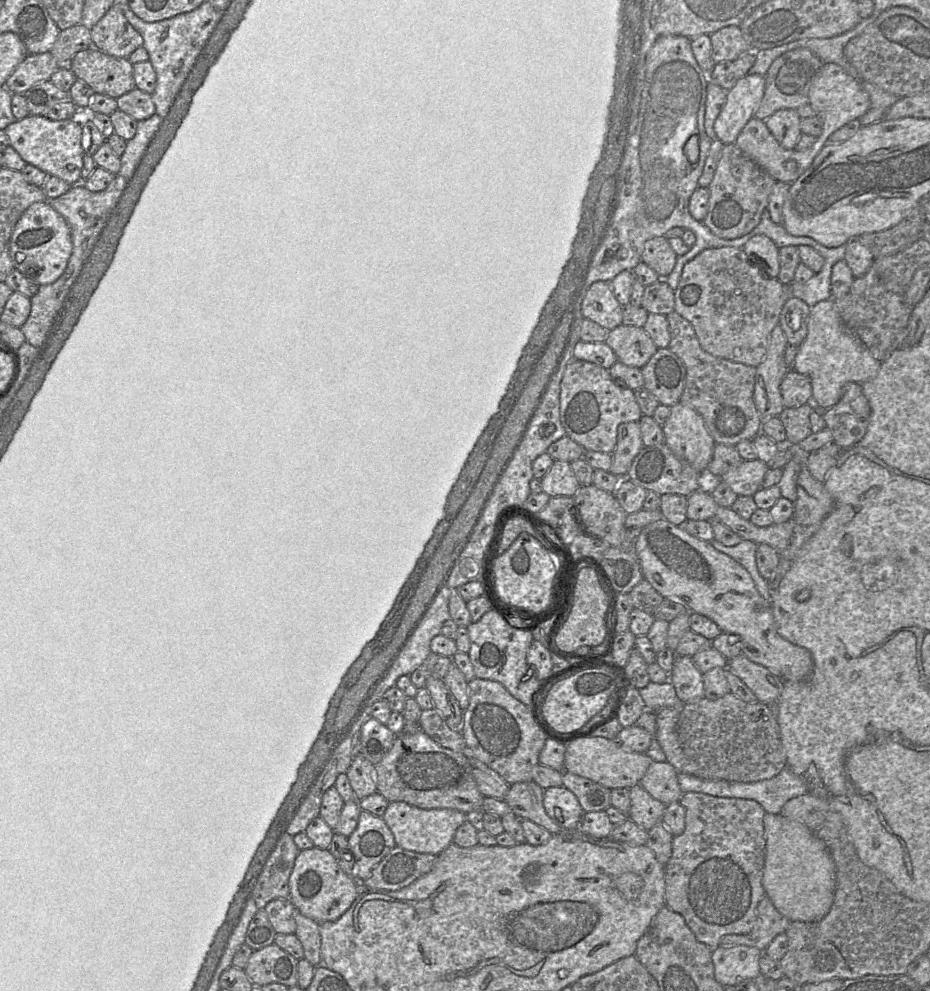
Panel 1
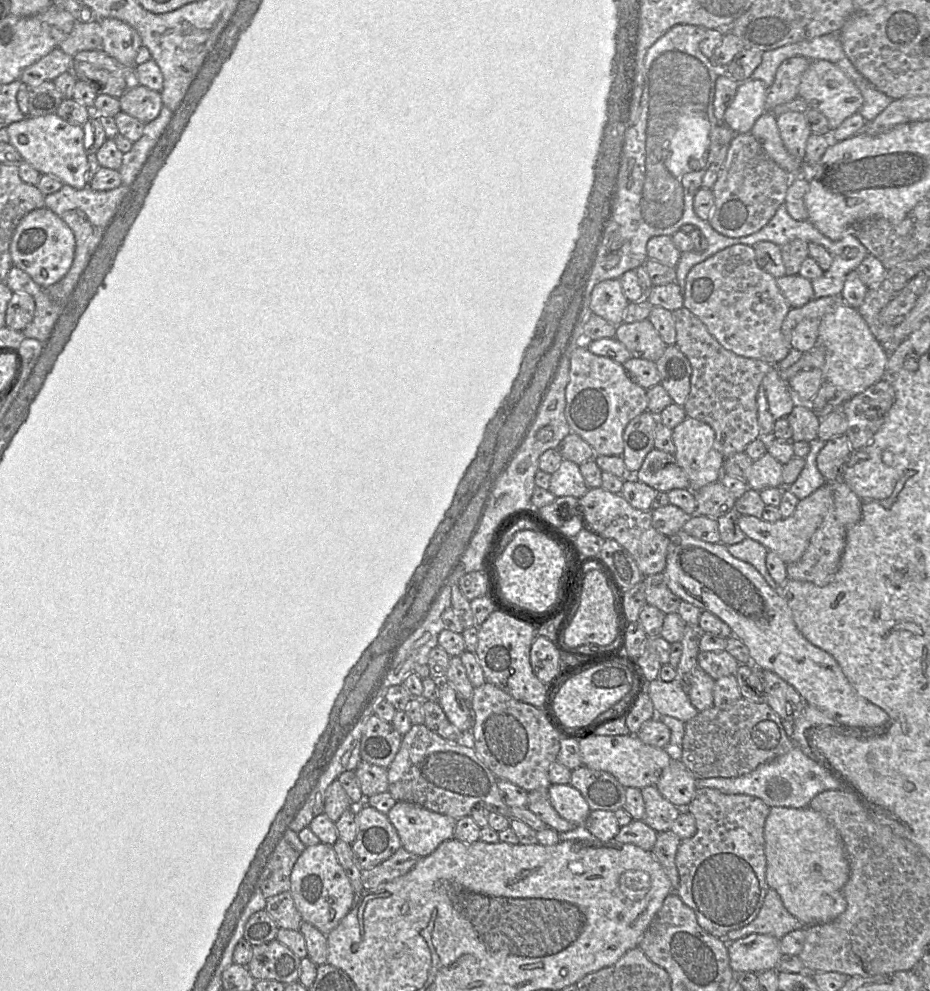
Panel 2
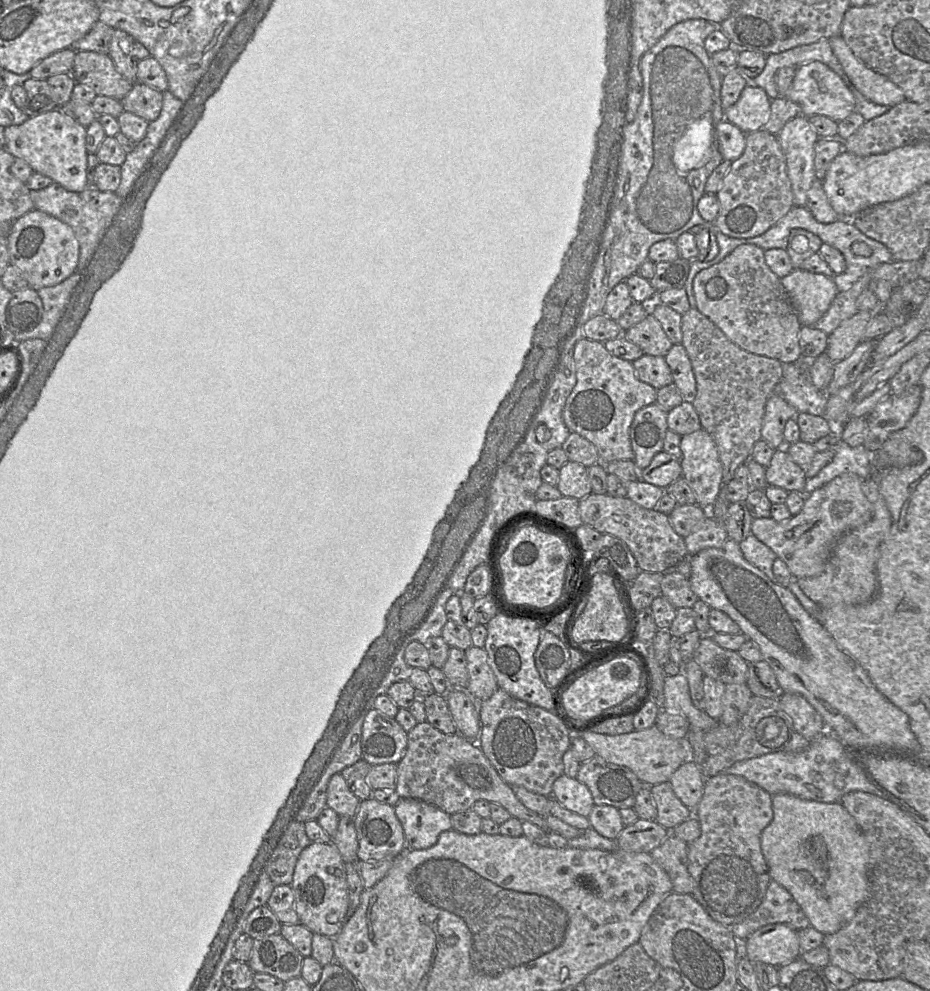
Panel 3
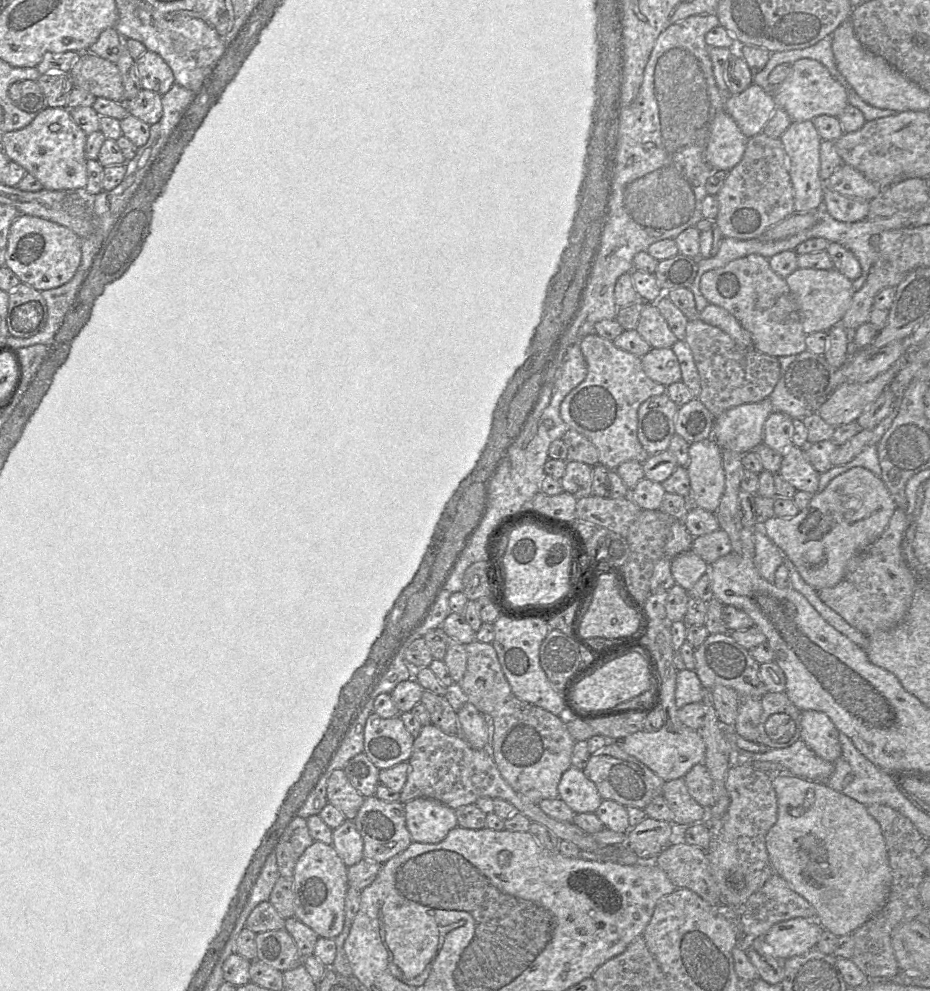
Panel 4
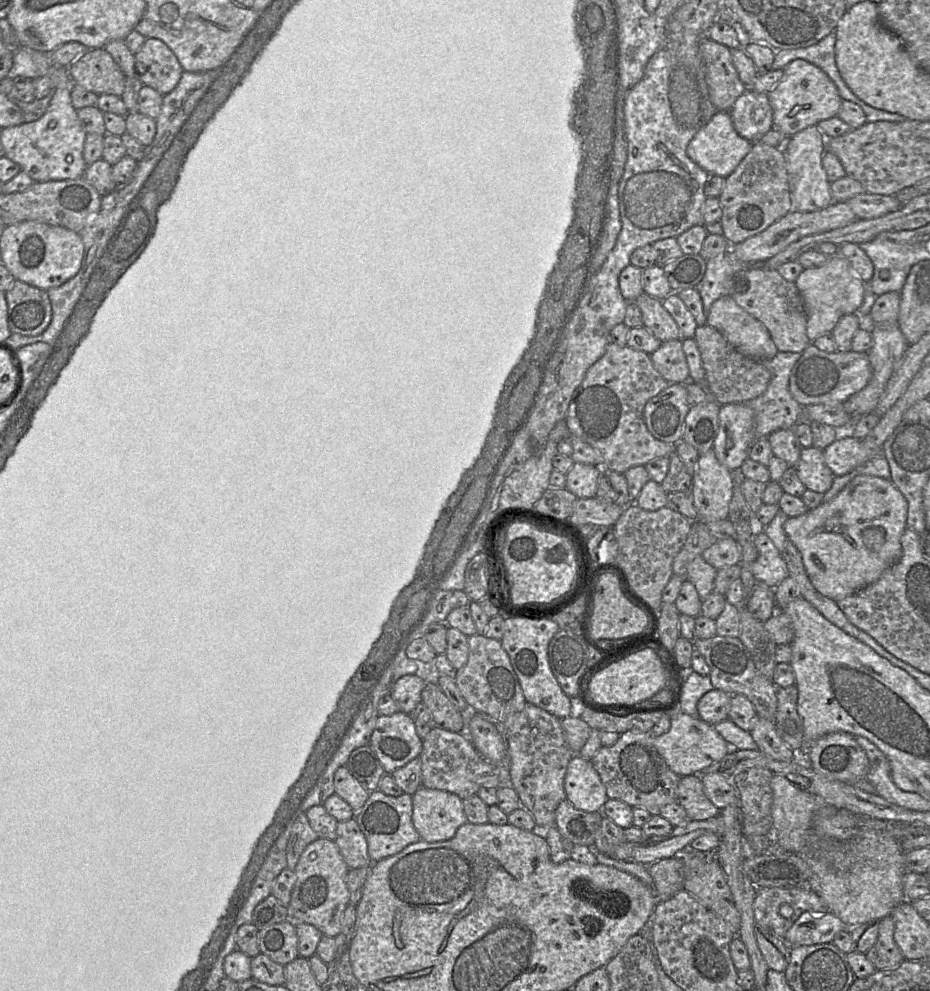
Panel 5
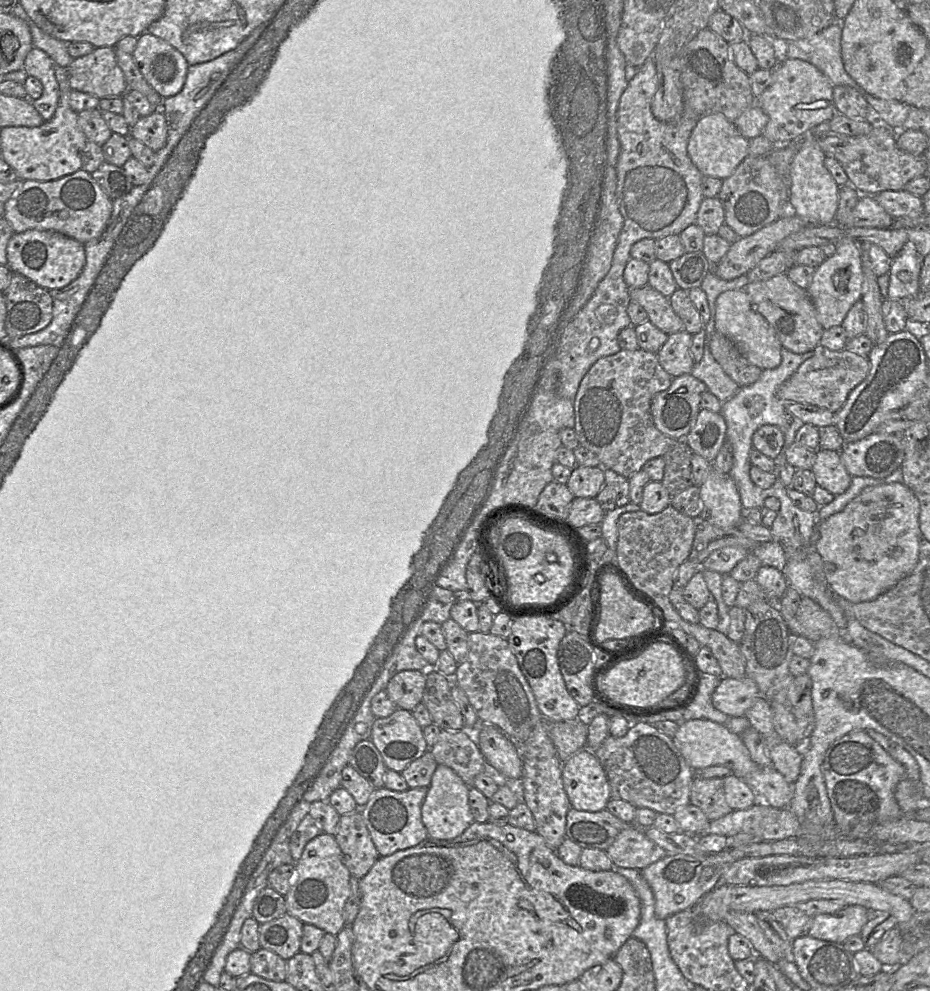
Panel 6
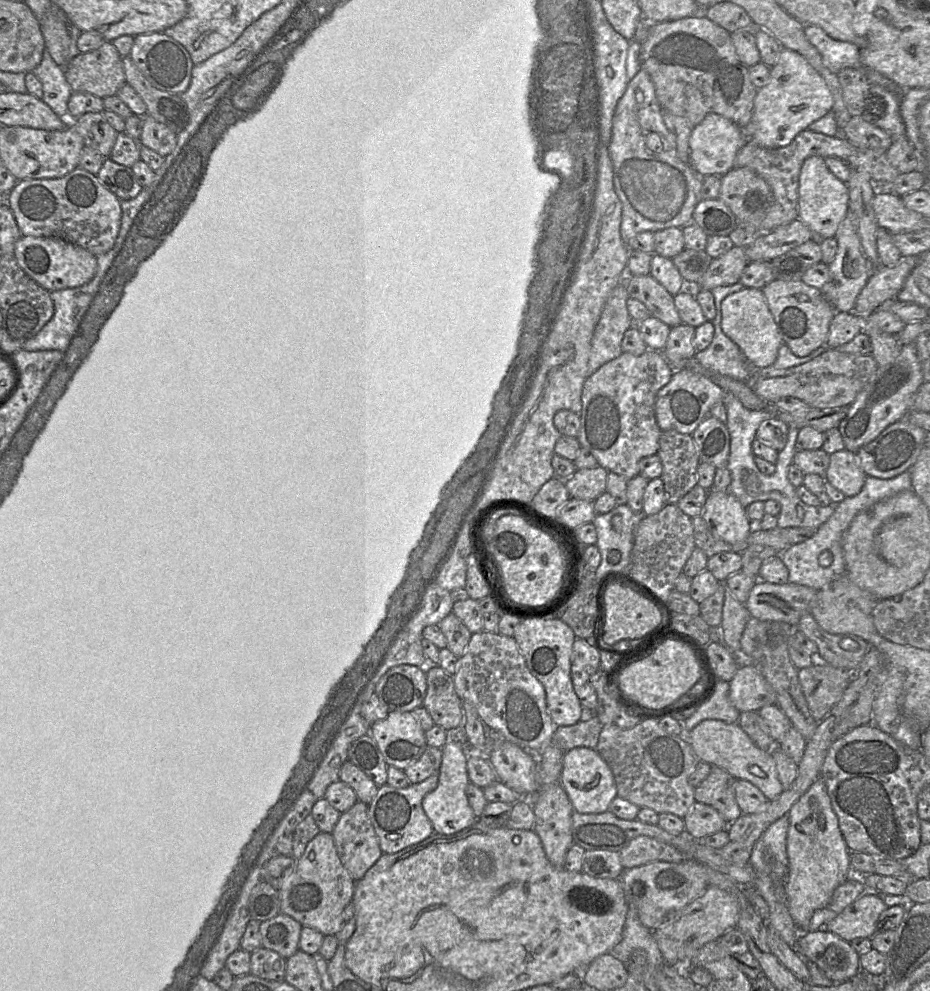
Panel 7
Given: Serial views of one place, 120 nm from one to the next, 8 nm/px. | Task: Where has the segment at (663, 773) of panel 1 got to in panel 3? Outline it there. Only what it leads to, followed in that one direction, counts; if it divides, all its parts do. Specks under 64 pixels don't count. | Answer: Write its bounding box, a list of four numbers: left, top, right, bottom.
[669,758,705,810]

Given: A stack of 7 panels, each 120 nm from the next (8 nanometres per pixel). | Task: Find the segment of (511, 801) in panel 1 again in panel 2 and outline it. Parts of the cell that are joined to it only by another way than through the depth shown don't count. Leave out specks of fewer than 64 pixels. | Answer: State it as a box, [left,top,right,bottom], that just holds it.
[526,788,578,833]

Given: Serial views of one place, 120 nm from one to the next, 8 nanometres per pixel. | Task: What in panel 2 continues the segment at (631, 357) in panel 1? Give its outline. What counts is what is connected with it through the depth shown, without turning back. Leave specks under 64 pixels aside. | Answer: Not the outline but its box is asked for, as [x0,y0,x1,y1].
[615,319,667,362]

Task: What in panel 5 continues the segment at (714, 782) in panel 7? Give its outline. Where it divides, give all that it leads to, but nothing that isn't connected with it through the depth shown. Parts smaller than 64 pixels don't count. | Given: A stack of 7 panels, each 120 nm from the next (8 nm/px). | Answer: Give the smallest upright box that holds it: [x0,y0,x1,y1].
[676,775,720,821]

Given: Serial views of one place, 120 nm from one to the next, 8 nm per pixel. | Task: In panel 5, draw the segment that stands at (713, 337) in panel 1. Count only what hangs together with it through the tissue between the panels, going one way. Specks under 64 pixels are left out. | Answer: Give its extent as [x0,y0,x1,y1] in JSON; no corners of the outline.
[728,268,811,353]

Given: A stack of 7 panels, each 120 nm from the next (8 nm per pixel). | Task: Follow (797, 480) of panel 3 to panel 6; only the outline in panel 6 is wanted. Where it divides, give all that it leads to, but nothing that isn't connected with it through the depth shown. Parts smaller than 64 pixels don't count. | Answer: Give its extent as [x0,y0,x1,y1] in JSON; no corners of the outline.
[811,450,852,496]

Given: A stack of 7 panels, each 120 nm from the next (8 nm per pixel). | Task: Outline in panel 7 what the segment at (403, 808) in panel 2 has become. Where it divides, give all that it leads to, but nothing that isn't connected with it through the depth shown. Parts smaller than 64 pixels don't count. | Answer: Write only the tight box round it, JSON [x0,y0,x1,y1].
[422,733,479,835]

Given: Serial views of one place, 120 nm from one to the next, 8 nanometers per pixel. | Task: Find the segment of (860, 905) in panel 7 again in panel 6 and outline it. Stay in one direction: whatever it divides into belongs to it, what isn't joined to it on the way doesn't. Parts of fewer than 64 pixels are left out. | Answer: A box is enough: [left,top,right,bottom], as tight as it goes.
[807,905,873,944]

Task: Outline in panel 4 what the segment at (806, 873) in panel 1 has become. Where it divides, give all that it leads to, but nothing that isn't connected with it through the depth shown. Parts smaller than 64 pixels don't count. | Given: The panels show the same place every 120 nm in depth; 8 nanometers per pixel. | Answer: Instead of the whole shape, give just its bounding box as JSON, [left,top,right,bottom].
[765,773,892,938]

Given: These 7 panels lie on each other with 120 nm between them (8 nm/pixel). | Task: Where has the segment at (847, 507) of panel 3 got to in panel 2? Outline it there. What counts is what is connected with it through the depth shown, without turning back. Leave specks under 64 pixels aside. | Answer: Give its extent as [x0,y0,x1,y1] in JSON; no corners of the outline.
[738,483,832,564]

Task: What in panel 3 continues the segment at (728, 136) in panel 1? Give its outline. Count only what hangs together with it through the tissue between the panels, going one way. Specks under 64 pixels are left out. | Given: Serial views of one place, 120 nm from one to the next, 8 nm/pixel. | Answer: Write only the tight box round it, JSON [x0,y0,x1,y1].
[725,85,771,133]

